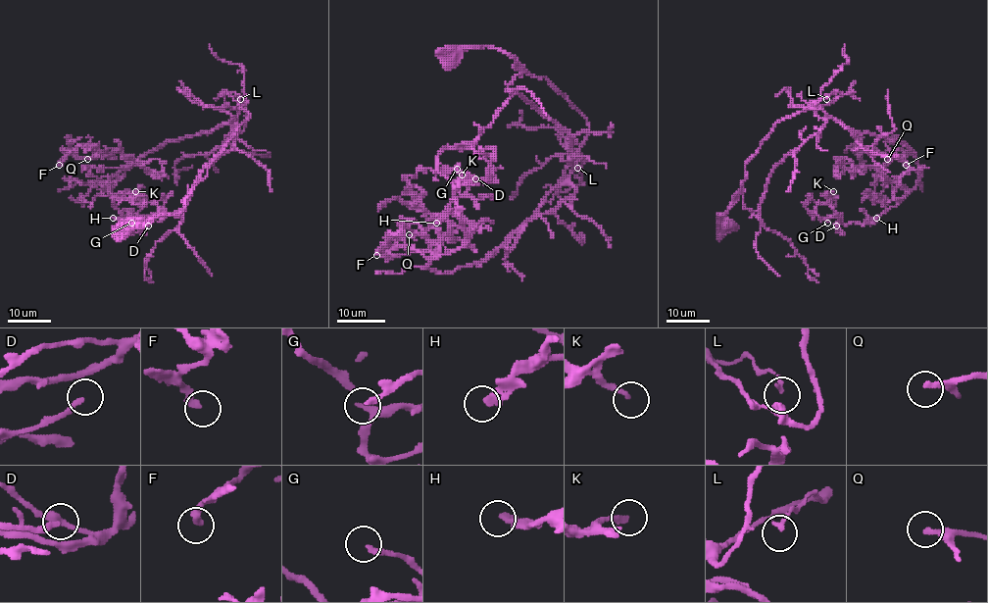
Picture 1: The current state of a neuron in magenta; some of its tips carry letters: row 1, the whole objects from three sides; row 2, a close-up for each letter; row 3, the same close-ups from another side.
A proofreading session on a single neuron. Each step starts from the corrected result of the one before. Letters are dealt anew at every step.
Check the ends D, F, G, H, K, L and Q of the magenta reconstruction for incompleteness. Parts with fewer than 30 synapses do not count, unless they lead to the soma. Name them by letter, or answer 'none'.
none

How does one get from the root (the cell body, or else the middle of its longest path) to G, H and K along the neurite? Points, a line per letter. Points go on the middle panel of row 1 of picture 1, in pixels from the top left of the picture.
G: (454, 56), (501, 49), (588, 126), (501, 245), (435, 273), (468, 240), (454, 186), (482, 180), (457, 169)
H: (454, 56), (501, 49), (588, 132), (570, 175), (480, 261), (428, 270), (468, 240), (457, 213), (436, 223)
K: (454, 56), (501, 49), (588, 126), (570, 175), (501, 245), (435, 273), (468, 240), (437, 171), (462, 175)

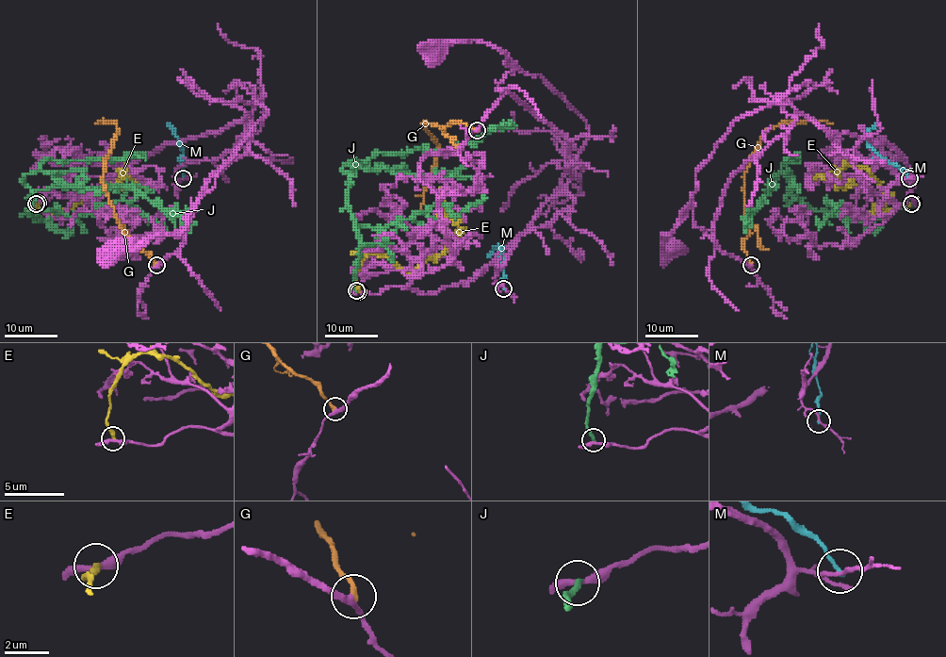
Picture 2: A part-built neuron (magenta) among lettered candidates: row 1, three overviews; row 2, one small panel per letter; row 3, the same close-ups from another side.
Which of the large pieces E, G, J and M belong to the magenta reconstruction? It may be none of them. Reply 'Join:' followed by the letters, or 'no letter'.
Join: G

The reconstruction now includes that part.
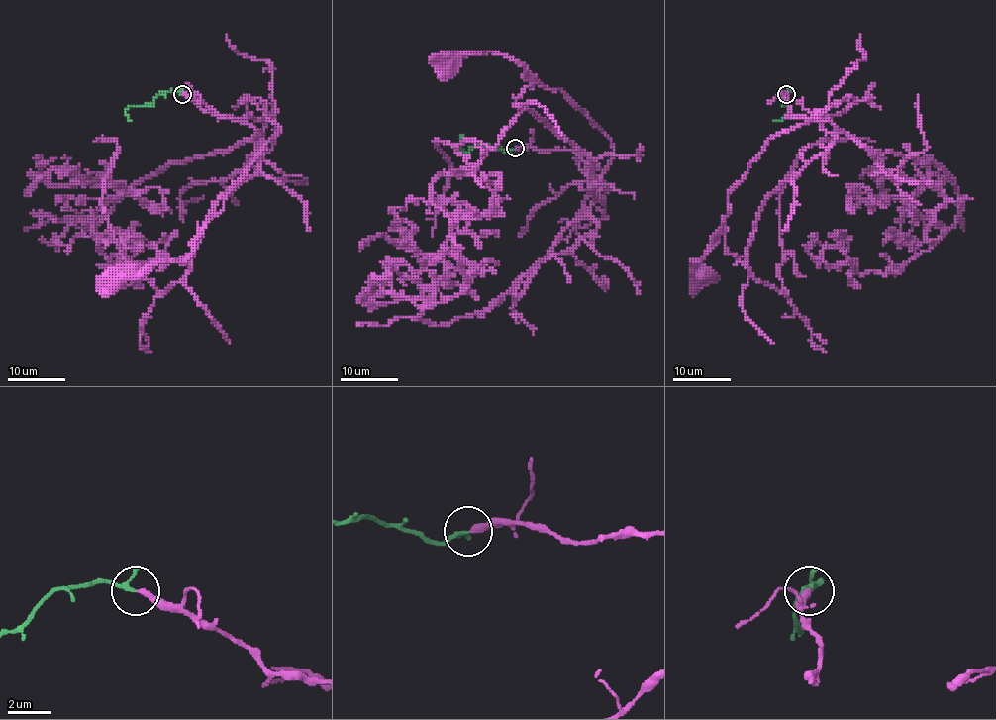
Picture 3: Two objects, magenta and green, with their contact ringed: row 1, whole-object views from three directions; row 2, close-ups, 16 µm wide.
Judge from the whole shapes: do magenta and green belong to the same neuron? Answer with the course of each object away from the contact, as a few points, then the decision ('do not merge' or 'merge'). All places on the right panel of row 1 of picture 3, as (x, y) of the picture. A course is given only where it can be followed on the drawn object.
course magenta (787, 94), (787, 117), (828, 119), (768, 140), (730, 192), (709, 250), (691, 262), (702, 280); course green (787, 94), (790, 91), (786, 92), (783, 103), (790, 107), (790, 111), (780, 121), (773, 120); merge

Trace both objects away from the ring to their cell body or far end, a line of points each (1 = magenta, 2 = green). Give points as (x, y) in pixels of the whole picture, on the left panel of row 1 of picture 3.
1: (182, 94), (220, 116), (264, 119), (280, 130), (228, 192), (224, 206), (185, 258), (151, 262), (119, 280)
2: (182, 94), (161, 92), (151, 103), (129, 107), (126, 111), (130, 120)

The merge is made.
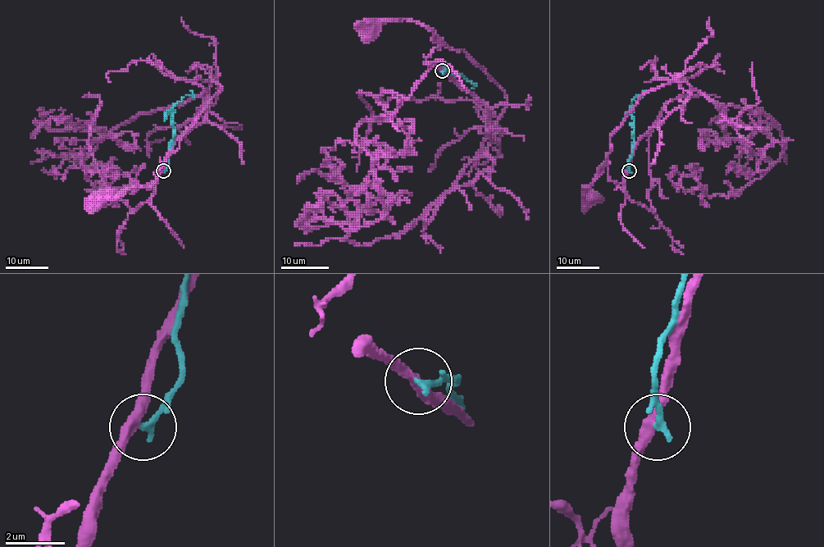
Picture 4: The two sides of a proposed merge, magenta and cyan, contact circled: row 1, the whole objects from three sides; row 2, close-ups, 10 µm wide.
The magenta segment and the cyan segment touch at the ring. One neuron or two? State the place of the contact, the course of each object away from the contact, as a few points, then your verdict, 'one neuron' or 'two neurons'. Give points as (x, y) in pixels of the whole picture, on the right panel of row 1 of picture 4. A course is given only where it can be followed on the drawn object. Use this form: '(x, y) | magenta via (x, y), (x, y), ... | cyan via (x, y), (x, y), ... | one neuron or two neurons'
(629, 170) | magenta via (629, 170), (635, 143), (691, 93), (684, 81), (645, 92), (628, 114), (597, 178), (583, 188), (591, 201) | cyan via (629, 170), (633, 146), (632, 101), (644, 91) | two neurons

